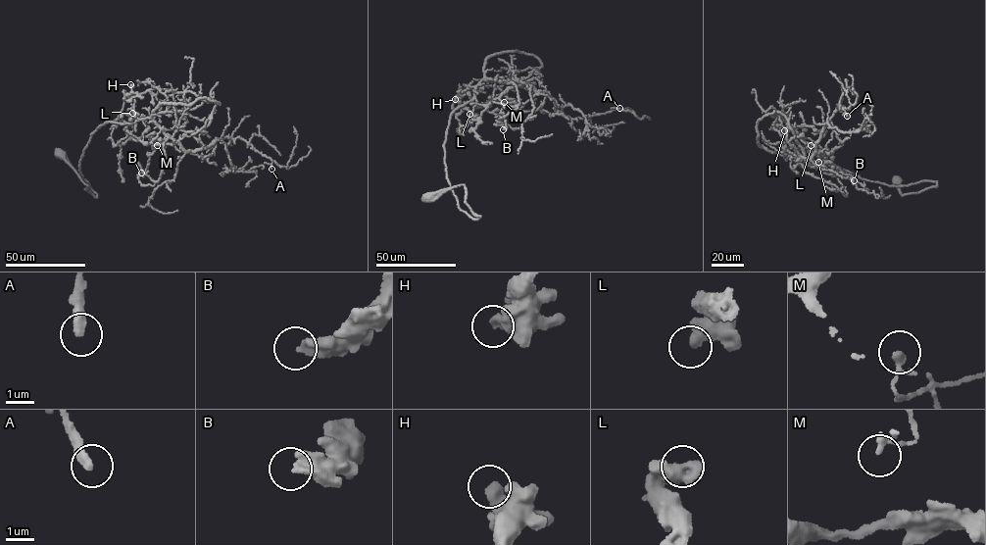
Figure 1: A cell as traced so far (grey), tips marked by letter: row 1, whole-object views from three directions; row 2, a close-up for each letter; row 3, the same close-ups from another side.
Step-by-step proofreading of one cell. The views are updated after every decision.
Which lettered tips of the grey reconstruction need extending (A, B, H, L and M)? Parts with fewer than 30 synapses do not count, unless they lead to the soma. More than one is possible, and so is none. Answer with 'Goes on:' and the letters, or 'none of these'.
Goes on: none of these

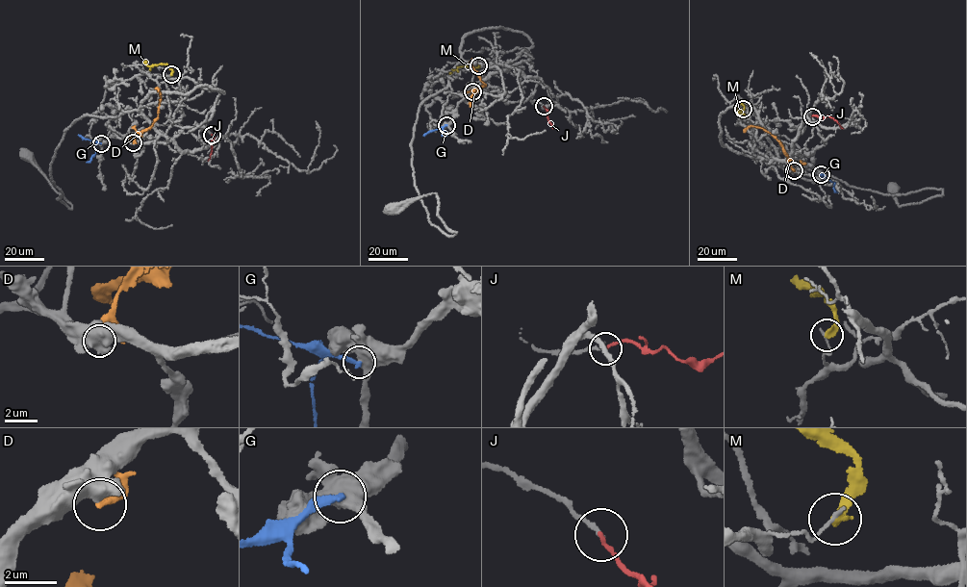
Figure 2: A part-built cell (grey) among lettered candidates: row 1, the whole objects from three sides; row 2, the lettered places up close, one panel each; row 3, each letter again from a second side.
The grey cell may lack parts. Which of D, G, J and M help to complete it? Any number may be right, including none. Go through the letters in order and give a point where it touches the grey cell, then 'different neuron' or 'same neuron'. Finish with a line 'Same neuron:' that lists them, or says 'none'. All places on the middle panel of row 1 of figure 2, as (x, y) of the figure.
D: contact (472, 91); different neuron
G: contact (446, 125); different neuron
J: contact (544, 106); same neuron
M: contact (478, 65); different neuron
Same neuron: J

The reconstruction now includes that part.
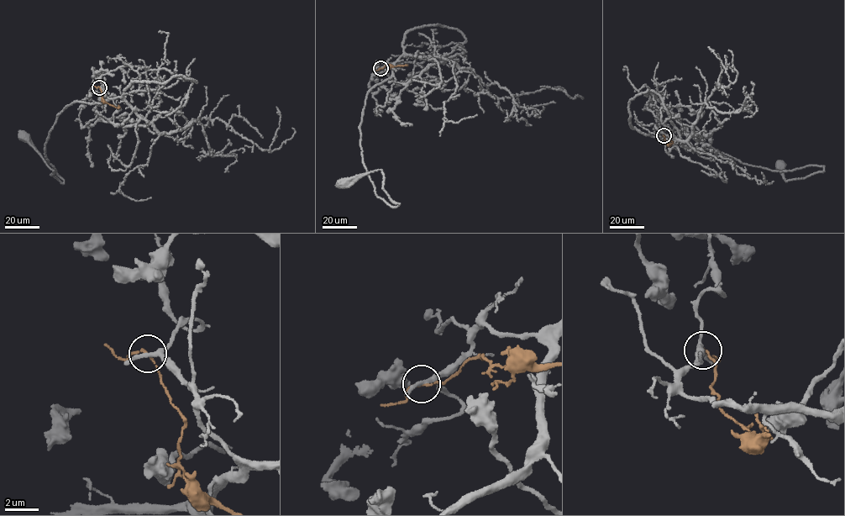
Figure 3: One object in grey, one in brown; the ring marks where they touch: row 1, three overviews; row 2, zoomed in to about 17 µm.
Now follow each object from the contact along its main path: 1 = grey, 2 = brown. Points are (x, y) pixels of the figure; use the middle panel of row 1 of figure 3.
1: (380, 68), (393, 64), (366, 96), (362, 163), (377, 196), (399, 204), (380, 170), (341, 184)
2: (380, 68), (385, 65), (406, 65)

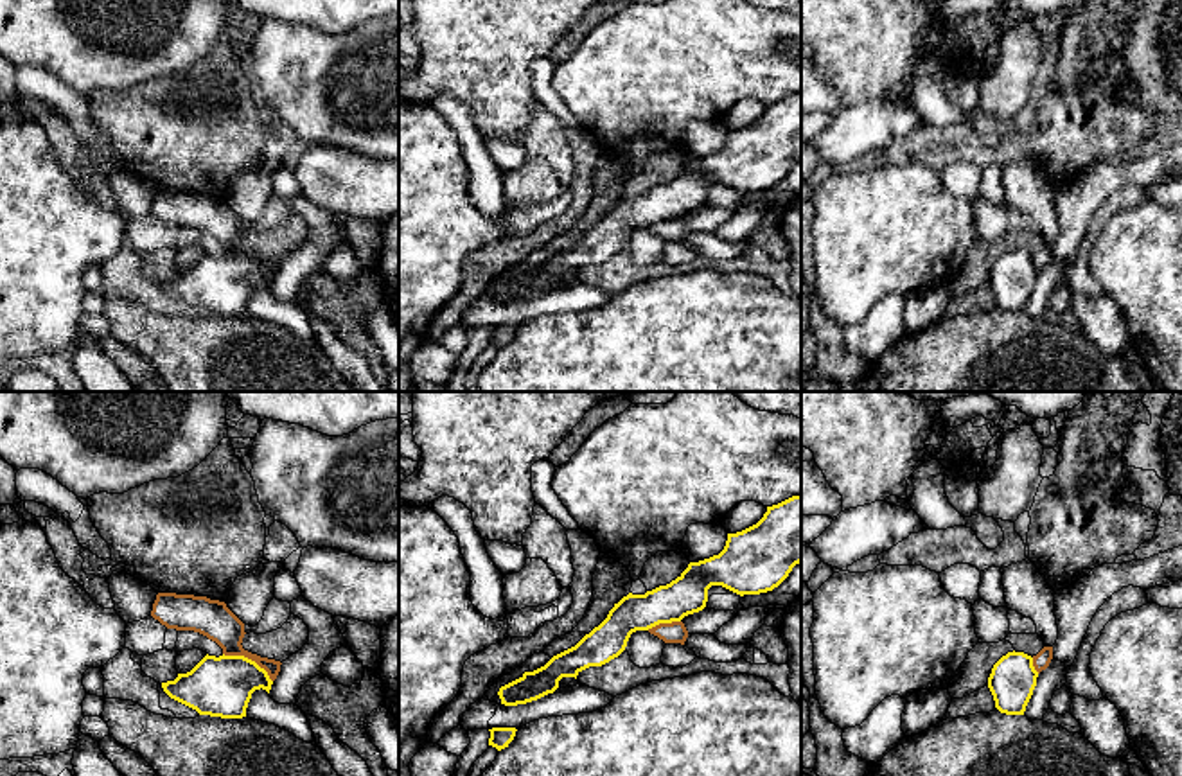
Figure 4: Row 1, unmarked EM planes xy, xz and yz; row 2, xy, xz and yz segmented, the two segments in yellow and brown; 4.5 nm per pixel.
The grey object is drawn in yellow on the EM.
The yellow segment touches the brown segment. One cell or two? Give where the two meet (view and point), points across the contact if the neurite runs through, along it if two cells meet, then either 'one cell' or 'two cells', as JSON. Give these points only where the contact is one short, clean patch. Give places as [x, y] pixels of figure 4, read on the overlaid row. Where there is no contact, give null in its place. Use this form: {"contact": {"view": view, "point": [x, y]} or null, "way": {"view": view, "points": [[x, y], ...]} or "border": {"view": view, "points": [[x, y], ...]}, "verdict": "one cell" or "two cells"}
{"contact": {"view": "xy", "point": [250, 660]}, "border": {"view": "xy", "points": [[223, 652], [254, 660], [272, 681]]}, "verdict": "two cells"}

